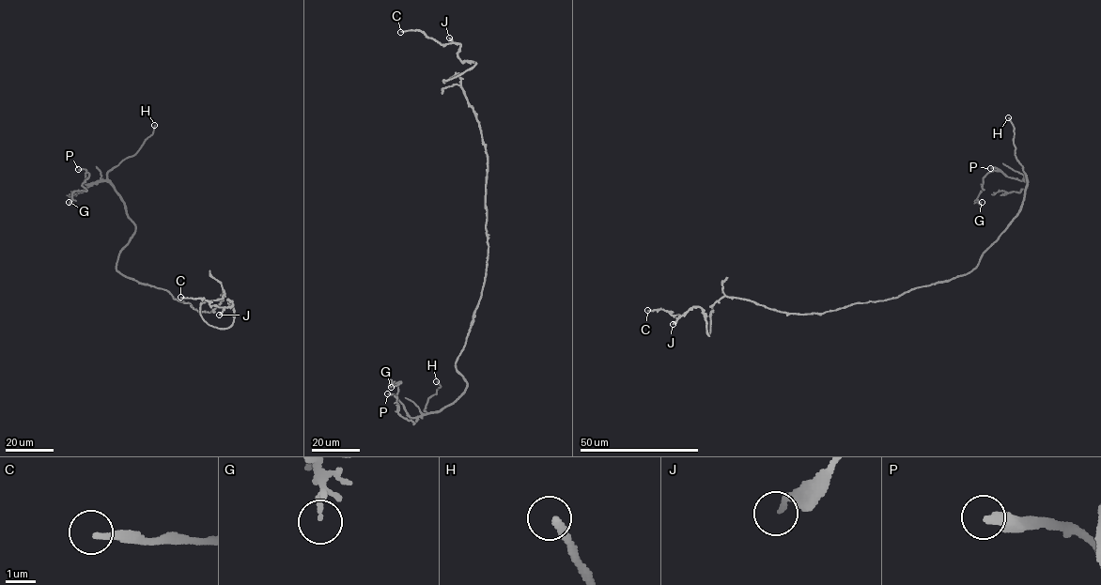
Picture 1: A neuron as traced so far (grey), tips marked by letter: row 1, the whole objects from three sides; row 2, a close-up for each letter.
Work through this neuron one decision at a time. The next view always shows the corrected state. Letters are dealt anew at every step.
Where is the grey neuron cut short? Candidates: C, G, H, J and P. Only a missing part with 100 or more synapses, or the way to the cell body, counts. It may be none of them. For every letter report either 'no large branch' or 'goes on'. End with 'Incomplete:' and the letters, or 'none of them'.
C: goes on
G: no large branch
H: goes on
J: no large branch
P: no large branch
Incomplete: C, H

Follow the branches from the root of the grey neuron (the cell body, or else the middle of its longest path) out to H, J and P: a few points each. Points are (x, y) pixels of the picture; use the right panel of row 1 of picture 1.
H: (876, 301), (969, 273), (1008, 226), (1022, 204), (1027, 181), (1015, 154), (1015, 130), (1008, 117)
J: (876, 301), (798, 314), (723, 297), (711, 306), (709, 335), (699, 307), (690, 307), (673, 324)
P: (876, 301), (948, 282), (977, 267), (983, 253), (1017, 213), (1027, 183), (1026, 176), (1018, 180), (990, 168)

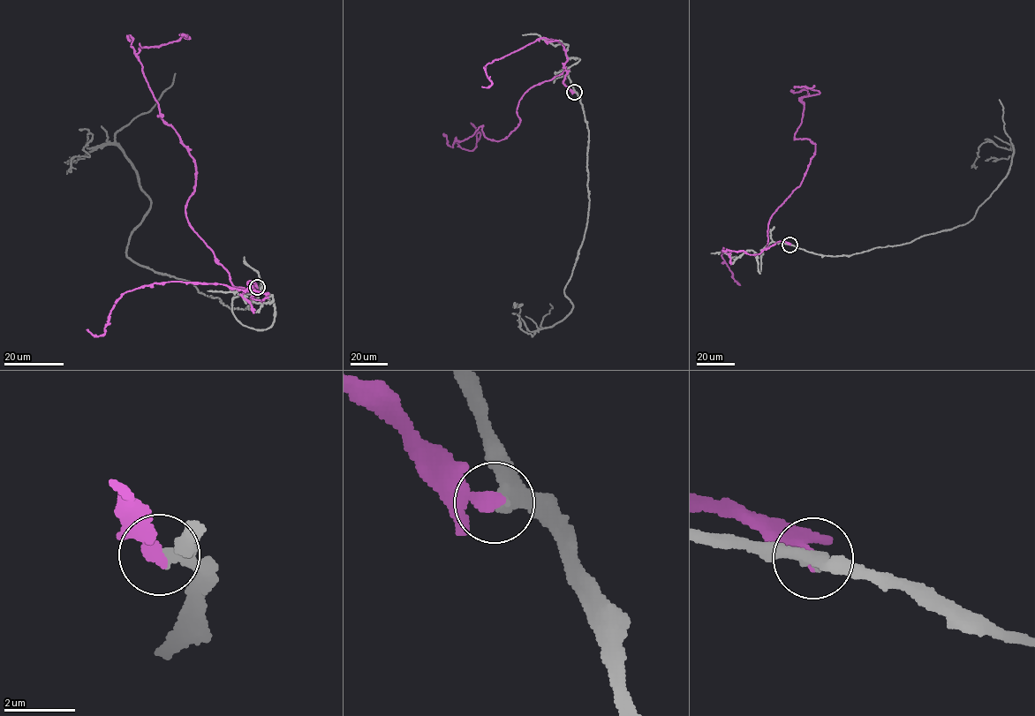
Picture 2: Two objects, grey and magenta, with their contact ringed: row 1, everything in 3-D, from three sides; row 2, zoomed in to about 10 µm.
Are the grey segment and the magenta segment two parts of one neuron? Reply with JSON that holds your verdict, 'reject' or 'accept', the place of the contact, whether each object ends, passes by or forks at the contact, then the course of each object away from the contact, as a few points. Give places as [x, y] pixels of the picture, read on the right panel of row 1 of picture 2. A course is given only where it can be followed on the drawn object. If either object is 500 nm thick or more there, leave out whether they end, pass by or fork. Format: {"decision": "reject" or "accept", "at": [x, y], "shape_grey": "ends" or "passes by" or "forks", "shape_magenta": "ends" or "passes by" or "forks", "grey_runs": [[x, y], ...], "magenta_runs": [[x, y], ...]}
{"decision": "reject", "at": [789, 244], "shape_grey": "passes by", "shape_magenta": "ends", "grey_runs": [[790, 244], [851, 255], [963, 225], [1006, 176], [1012, 146], [984, 142], [977, 166]], "magenta_runs": [[790, 244], [764, 249], [770, 219], [813, 154], [815, 144], [795, 138], [799, 99], [819, 94], [814, 86]]}

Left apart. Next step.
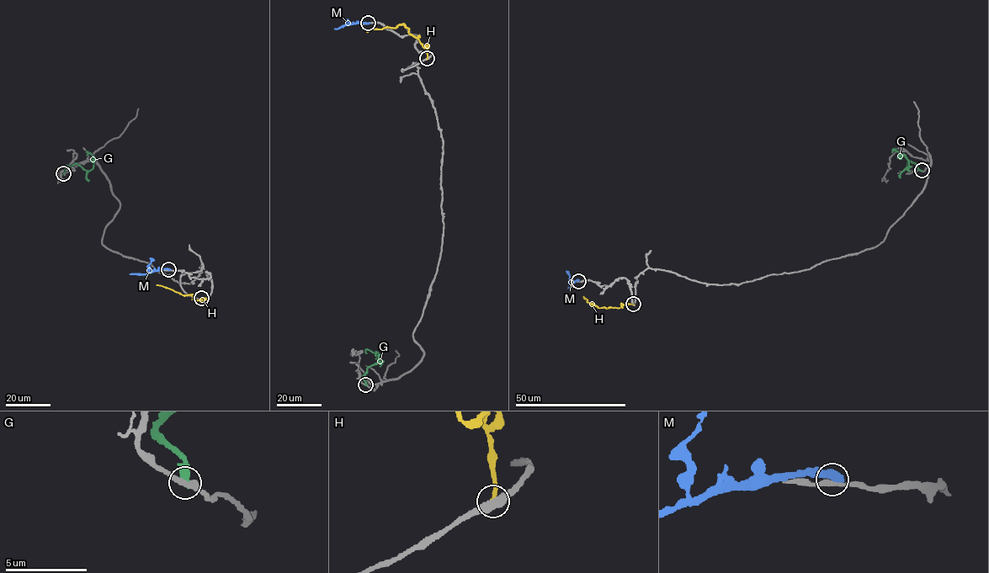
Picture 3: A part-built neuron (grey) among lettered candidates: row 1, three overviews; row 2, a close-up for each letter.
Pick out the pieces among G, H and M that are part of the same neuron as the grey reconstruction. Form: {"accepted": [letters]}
{"accepted": []}

